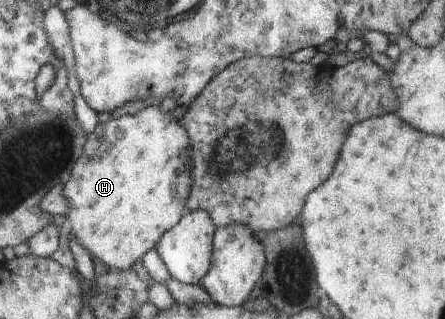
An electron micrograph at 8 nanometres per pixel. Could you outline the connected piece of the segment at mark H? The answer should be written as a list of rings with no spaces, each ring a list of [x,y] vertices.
[[[148,106],[135,115],[98,123],[87,136],[83,153],[72,166],[71,177],[64,182],[63,193],[69,203],[66,223],[75,239],[89,251],[92,259],[111,269],[123,271],[139,261],[147,251],[155,248],[161,236],[175,227],[188,214],[187,199],[191,195],[193,179],[189,173],[189,135],[179,119],[171,115],[171,107]]]

